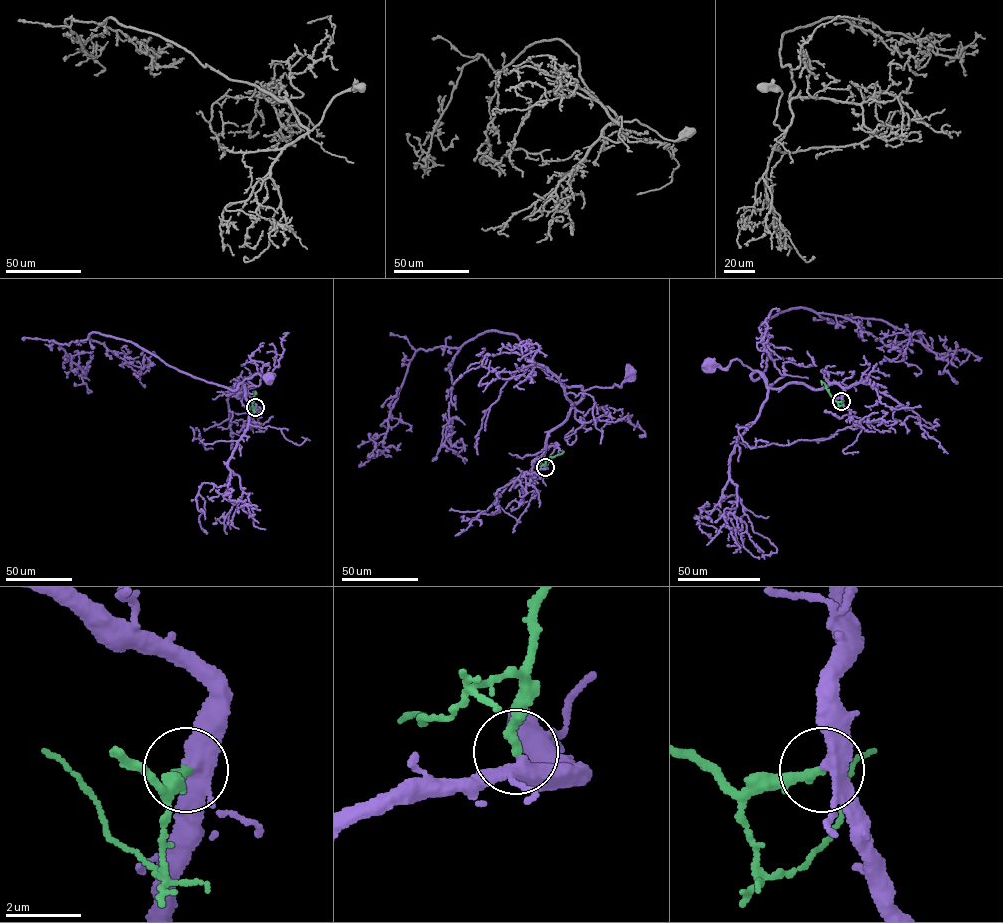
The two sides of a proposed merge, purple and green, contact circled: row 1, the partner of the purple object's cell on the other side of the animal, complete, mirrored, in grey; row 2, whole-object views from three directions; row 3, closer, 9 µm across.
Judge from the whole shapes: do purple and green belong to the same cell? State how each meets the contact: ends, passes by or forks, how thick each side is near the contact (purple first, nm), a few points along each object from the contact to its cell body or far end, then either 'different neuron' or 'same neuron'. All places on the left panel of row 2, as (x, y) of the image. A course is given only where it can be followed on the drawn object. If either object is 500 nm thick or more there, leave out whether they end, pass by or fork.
purple forks; green ends; calibres 380 and 280 nm; course purple (255, 407), (241, 393), (237, 397), (242, 392), (245, 397), (241, 383), (257, 374), (269, 381), (270, 377); course green (255, 407), (252, 405), (256, 394); same neuron

